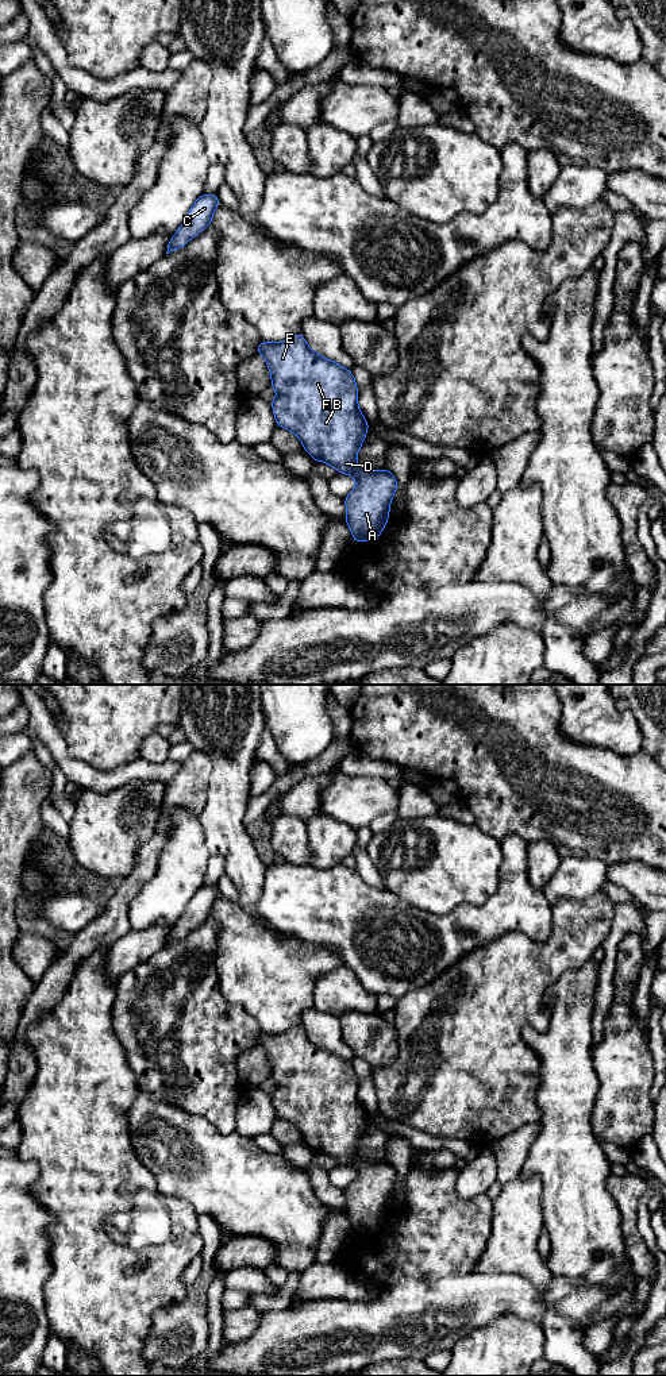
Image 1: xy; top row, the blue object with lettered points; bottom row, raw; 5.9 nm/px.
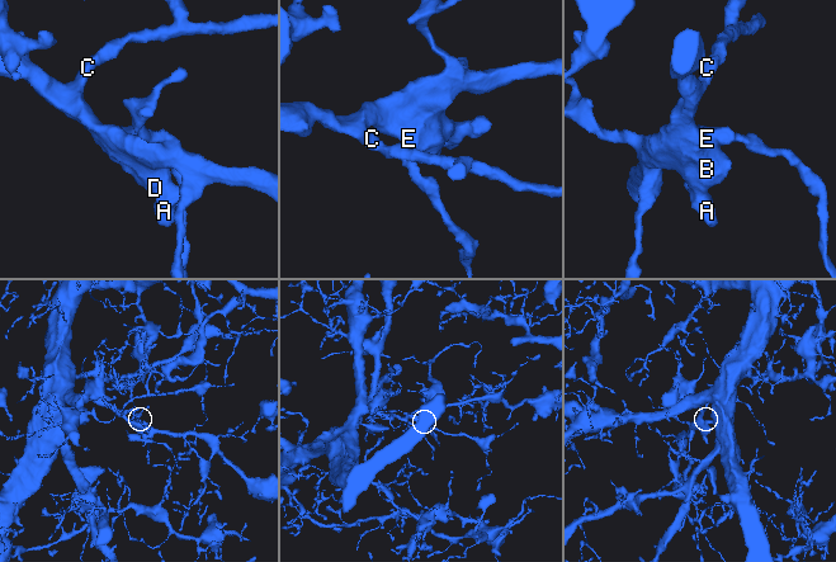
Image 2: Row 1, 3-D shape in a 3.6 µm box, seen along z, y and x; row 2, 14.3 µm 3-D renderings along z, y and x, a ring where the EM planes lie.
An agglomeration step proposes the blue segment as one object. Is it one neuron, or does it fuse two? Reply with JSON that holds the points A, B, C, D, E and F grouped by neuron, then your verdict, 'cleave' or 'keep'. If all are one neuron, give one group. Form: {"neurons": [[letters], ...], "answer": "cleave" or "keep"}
{"neurons": [["A", "B", "C", "D", "E", "F"]], "answer": "keep"}

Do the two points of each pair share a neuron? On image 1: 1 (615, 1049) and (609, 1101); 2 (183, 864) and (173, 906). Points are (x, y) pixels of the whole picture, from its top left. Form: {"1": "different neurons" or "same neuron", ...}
{"1": "same neuron", "2": "same neuron"}

